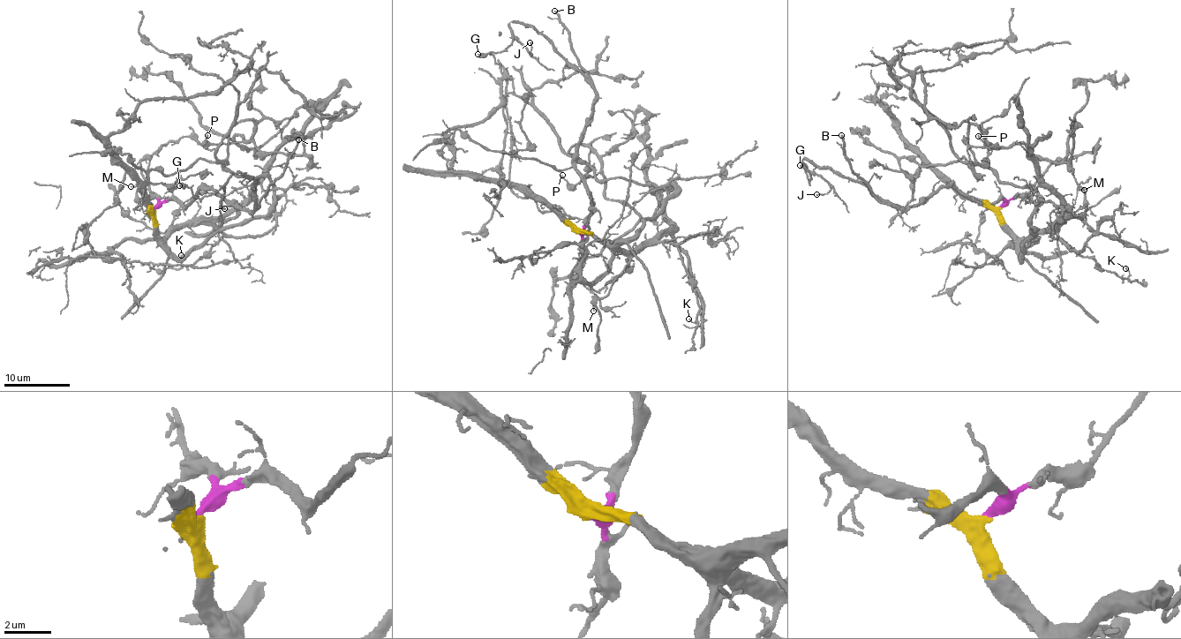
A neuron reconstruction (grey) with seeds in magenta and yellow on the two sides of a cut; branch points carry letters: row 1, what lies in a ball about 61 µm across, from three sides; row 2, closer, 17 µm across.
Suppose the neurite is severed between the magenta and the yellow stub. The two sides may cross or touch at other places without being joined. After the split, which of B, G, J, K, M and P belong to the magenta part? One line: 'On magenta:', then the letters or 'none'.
On magenta: B, G, J, M

